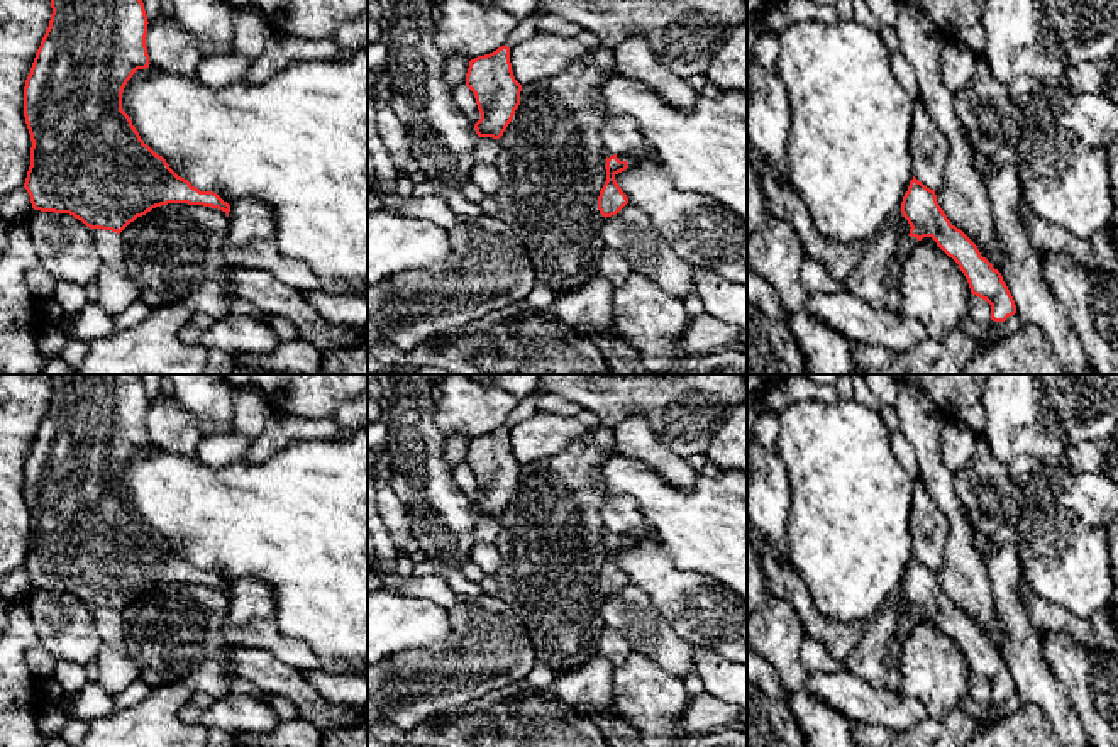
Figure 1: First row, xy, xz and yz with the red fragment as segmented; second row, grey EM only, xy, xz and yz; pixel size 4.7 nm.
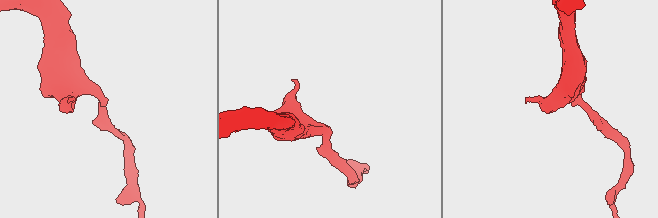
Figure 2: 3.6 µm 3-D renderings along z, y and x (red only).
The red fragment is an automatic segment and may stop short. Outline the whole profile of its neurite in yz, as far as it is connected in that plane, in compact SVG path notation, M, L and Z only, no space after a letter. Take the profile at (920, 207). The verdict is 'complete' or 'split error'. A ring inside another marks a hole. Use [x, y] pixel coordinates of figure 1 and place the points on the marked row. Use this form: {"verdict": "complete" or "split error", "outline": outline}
{"verdict": "split error", "outline": "M913 176L901 202L901 213L911 229L899 242L896 252L899 261L906 261L923 237L932 237L959 264L971 293L991 305L991 320L1005 322L1016 313L1015 300L1001 273L981 256L977 246L960 229L950 224L937 202L935 190Z"}

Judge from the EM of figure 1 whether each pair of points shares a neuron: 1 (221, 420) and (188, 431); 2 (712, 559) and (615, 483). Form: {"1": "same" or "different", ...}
{"1": "different", "2": "same"}

